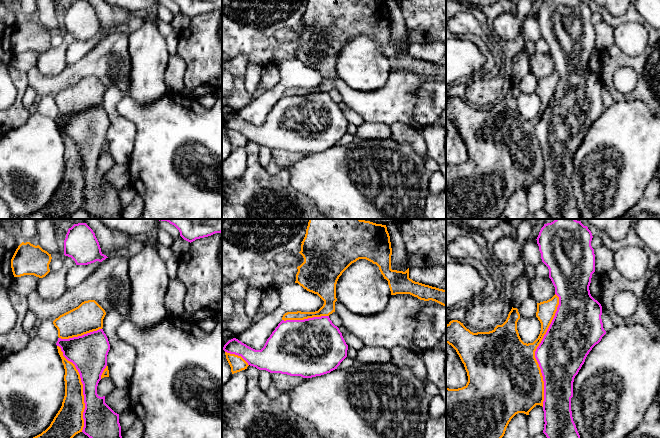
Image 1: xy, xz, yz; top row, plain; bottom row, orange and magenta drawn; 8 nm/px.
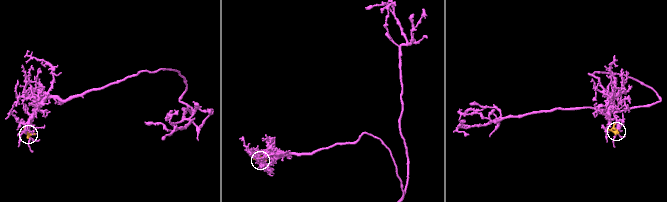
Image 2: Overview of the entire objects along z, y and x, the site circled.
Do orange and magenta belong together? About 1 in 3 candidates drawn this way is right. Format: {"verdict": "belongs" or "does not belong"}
{"verdict": "belongs"}

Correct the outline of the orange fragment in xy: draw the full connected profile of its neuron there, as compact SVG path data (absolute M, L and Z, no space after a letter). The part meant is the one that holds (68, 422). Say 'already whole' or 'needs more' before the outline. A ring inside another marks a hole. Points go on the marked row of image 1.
already whole; M57 346L57 349L65 369L65 396L50 426L33 438L73 438L84 427L85 403L80 374L75 365L63 356L61 348Z

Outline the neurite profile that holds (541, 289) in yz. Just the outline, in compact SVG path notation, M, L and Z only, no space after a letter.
M536 275L529 280L530 296L537 302L551 299L555 295L555 287L549 277Z

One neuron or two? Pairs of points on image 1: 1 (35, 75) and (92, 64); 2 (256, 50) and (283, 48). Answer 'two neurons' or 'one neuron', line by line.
1: one neuron
2: one neuron

